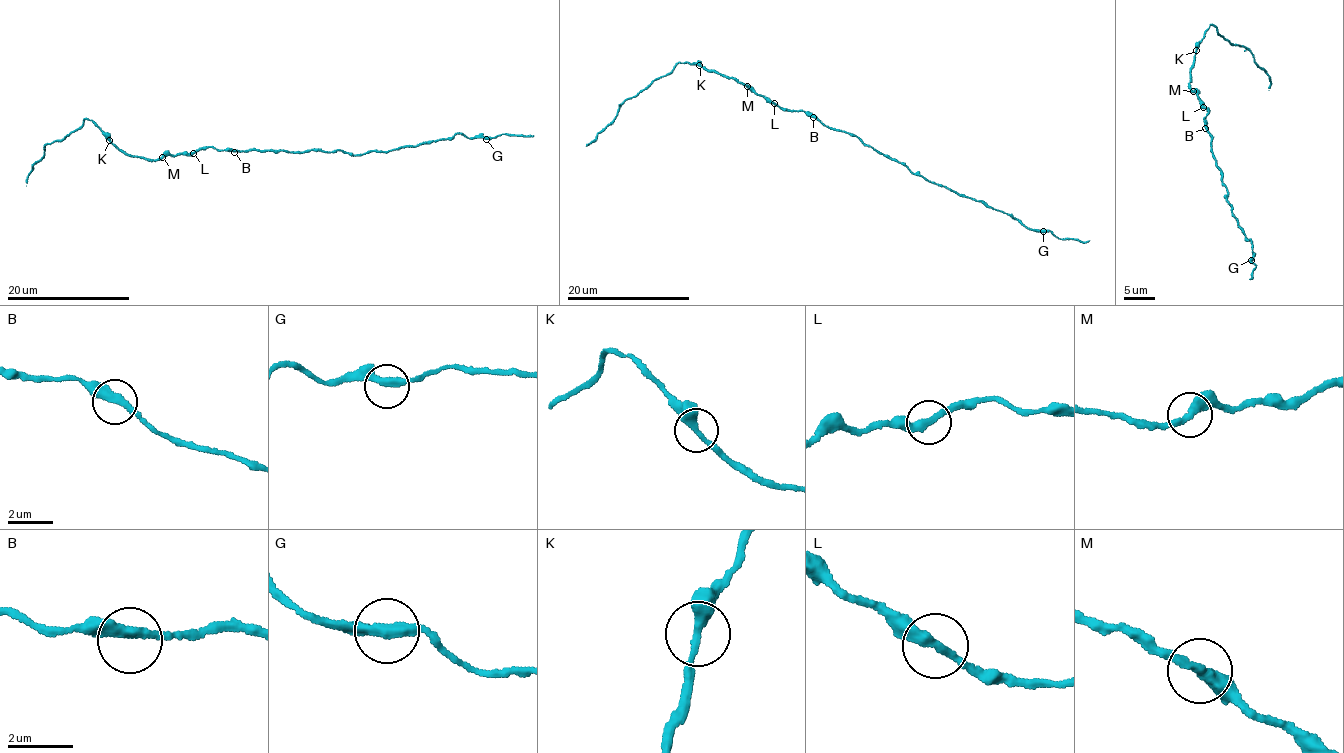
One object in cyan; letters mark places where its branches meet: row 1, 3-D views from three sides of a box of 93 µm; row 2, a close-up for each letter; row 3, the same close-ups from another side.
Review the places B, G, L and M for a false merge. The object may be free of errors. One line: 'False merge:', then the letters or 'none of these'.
False merge: none of these

